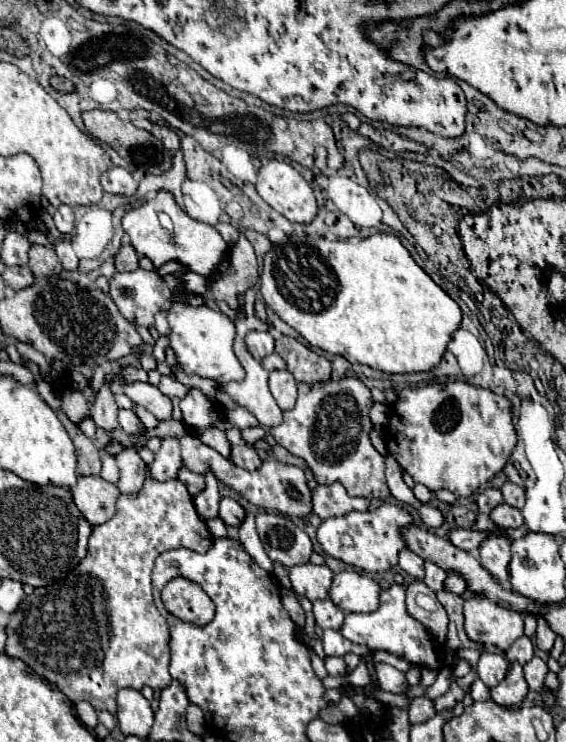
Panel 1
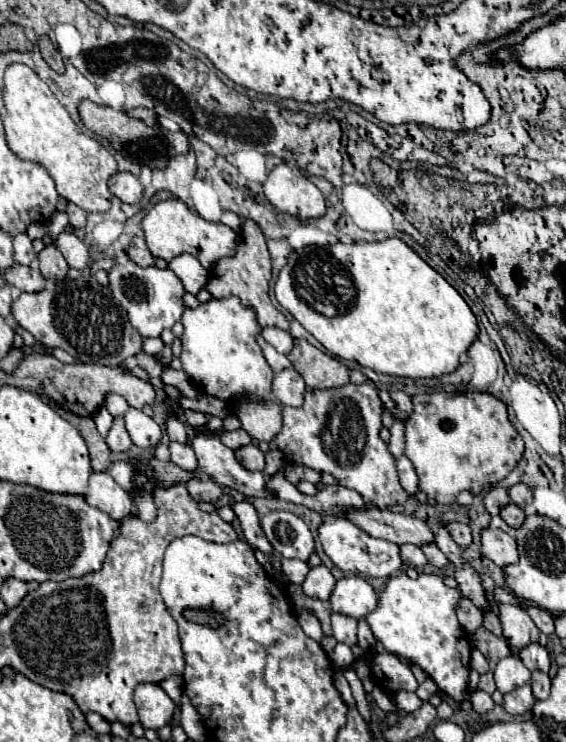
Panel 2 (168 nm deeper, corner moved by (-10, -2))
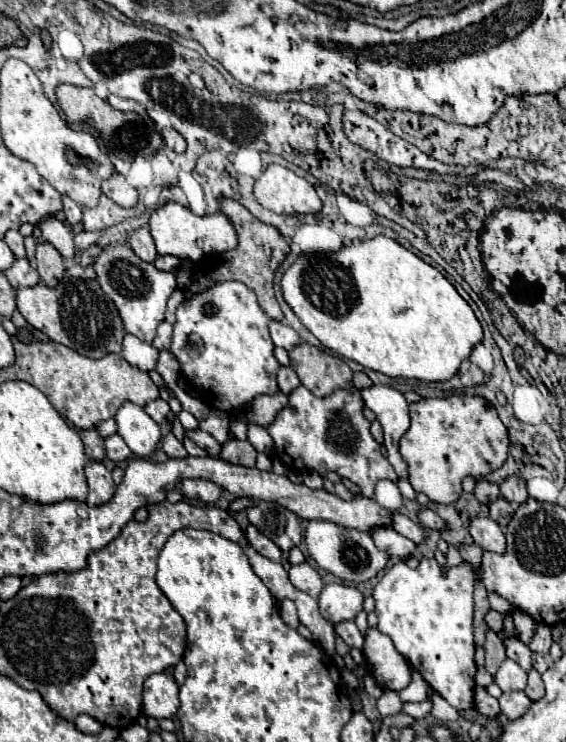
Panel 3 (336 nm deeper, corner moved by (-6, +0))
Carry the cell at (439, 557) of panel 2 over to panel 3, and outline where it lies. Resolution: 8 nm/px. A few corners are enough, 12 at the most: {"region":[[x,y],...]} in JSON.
{"region":[[392,513],[392,527],[414,543],[424,541],[422,527],[410,517]]}

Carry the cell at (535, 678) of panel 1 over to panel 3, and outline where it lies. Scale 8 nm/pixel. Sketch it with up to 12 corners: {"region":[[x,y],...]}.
{"region":[[536,669],[528,673],[526,693],[532,701],[544,697],[544,683]]}

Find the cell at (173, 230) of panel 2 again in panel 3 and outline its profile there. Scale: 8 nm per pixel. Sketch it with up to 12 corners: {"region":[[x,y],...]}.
{"region":[[172,201],[150,215],[160,255],[200,261],[238,245],[226,215]]}

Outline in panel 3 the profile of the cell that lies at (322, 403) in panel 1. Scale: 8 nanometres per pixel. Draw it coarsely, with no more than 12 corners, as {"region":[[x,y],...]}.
{"region":[[304,385],[266,427],[292,471],[330,471],[374,497],[396,473],[356,387]]}

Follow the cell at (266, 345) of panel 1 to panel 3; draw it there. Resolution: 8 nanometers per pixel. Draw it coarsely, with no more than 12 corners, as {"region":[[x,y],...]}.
{"region":[[270,321],[274,345],[290,351],[300,335],[282,321]]}

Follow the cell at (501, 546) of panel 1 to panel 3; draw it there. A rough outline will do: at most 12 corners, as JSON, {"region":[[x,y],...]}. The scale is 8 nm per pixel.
{"region":[[490,517],[470,519],[472,539],[486,551],[502,553],[506,539]]}

